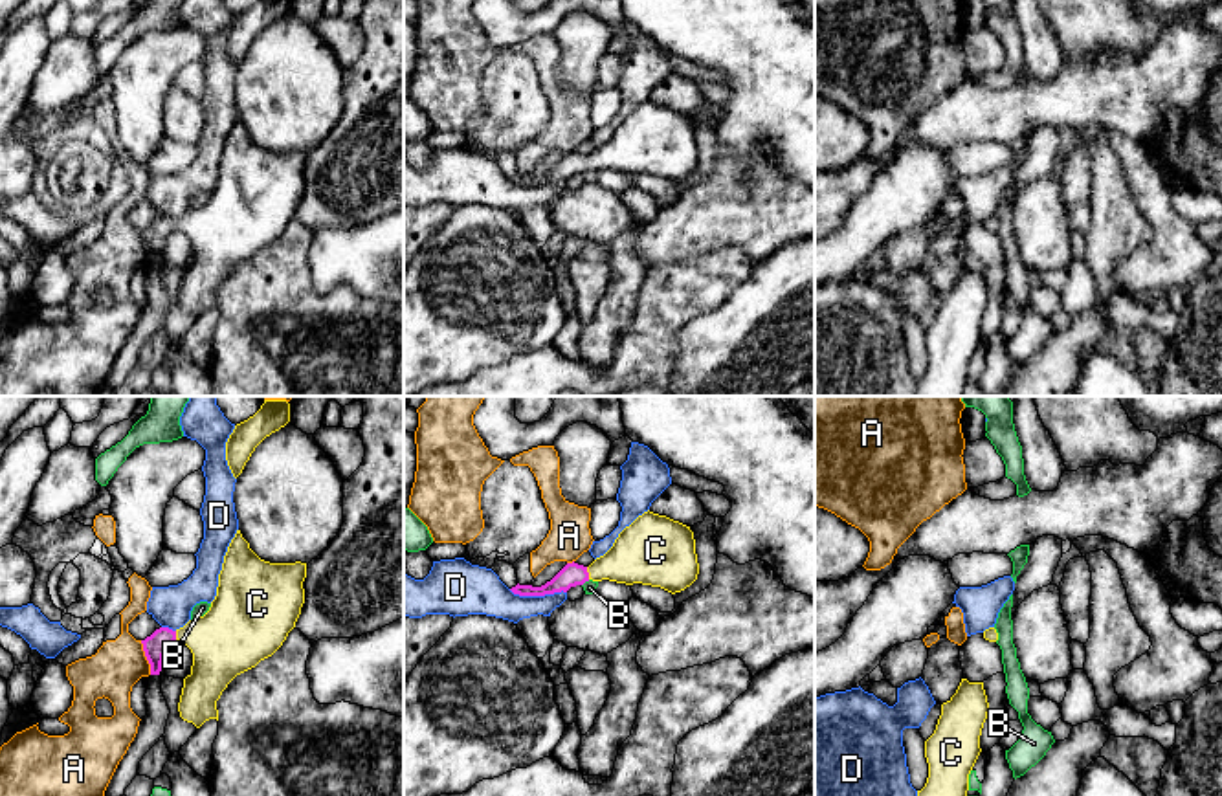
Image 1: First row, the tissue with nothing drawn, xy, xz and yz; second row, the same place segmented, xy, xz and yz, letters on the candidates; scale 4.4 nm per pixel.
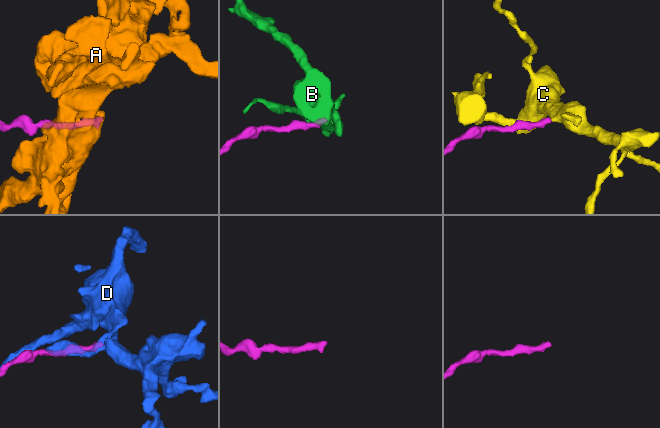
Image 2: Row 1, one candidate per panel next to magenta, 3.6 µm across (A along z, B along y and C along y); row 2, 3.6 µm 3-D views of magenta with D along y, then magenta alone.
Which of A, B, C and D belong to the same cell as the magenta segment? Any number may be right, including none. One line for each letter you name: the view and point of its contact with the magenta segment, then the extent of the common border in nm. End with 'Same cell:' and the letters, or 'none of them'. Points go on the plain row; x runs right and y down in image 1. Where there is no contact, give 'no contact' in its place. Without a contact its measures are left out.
C: xz (588, 162) | 60 nm
Same cell: C

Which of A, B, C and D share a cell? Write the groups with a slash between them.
A / B / C / D

